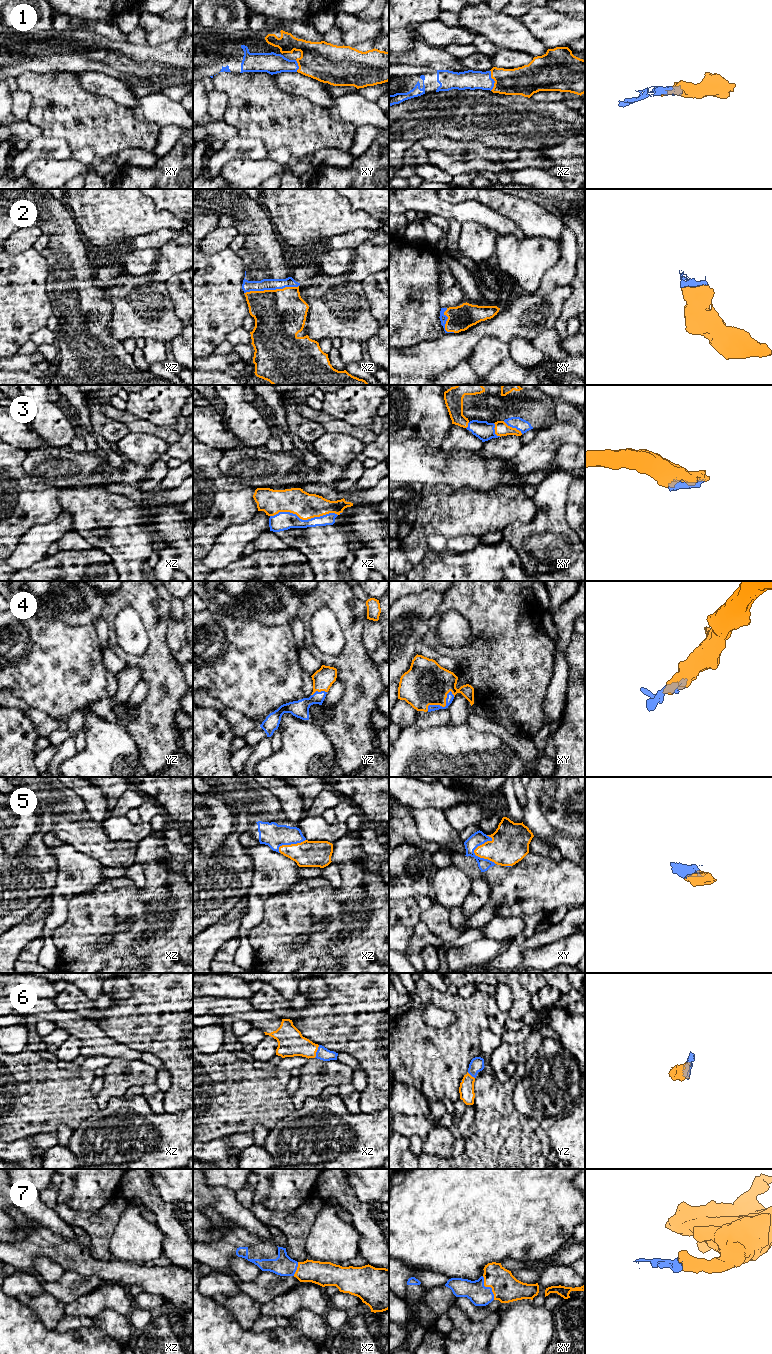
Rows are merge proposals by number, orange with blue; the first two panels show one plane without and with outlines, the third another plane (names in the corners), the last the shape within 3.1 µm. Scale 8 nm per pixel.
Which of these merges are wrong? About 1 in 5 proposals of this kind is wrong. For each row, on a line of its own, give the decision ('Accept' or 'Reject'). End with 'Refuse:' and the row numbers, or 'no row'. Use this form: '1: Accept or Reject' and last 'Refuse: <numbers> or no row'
1: Accept
2: Accept
3: Accept
4: Accept
5: Accept
6: Accept
7: Accept
Refuse: no row

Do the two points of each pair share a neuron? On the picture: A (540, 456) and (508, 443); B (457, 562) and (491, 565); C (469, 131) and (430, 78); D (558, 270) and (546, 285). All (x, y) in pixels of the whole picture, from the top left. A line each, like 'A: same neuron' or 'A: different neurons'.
A: different neurons
B: same neuron
C: different neurons
D: same neuron

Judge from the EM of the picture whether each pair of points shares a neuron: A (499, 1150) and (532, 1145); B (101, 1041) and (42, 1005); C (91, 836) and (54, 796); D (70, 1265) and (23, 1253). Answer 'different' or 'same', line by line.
A: same
B: same
C: same
D: same

